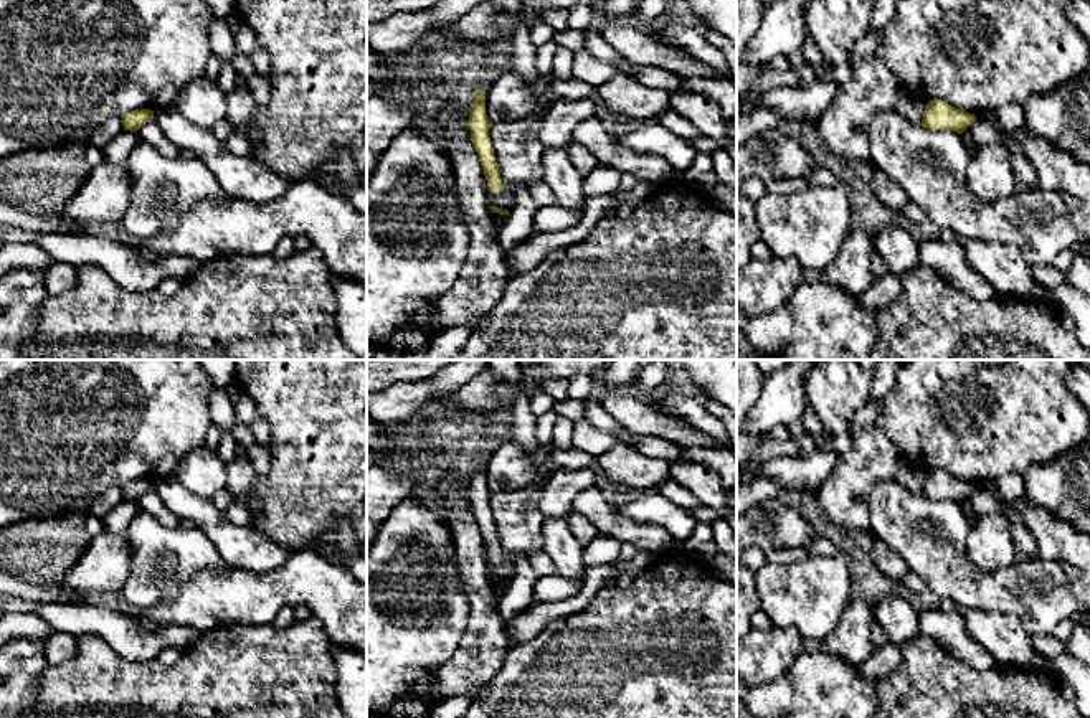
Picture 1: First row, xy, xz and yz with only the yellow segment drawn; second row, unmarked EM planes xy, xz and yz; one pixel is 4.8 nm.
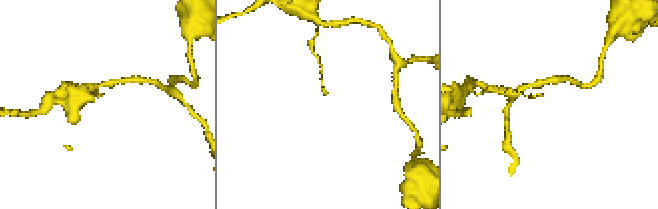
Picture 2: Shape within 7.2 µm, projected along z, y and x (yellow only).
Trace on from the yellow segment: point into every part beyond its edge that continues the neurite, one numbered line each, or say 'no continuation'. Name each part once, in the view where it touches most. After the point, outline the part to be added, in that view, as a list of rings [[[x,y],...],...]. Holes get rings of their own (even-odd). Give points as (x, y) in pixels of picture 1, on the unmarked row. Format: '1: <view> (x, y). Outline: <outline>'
no continuation

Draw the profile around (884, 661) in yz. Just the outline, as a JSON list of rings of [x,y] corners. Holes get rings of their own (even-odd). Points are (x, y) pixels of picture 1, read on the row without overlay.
[[[887,642],[880,647],[875,647],[867,662],[860,667],[860,675],[864,678],[882,680],[893,673],[902,660],[905,645],[897,645]]]

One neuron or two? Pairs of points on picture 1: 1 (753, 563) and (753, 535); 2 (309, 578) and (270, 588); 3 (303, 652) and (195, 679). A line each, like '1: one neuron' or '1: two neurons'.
1: two neurons
2: one neuron
3: one neuron

